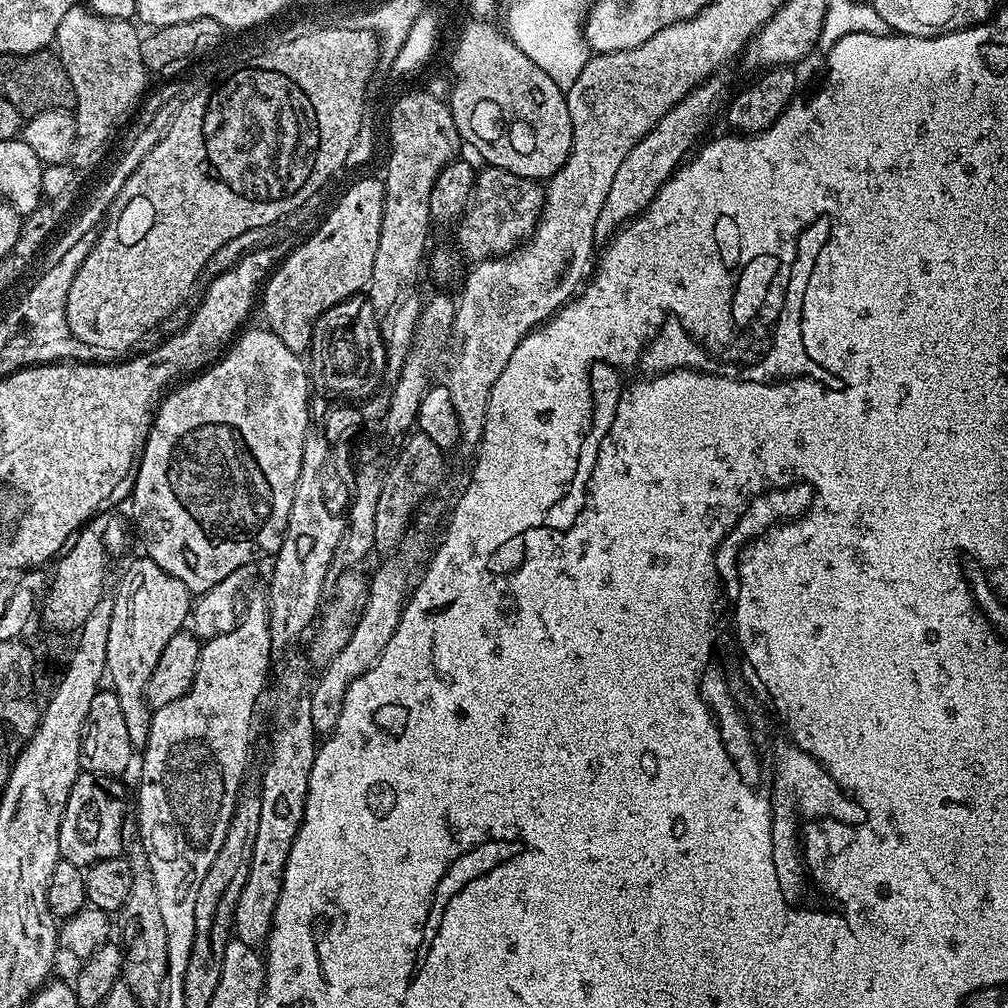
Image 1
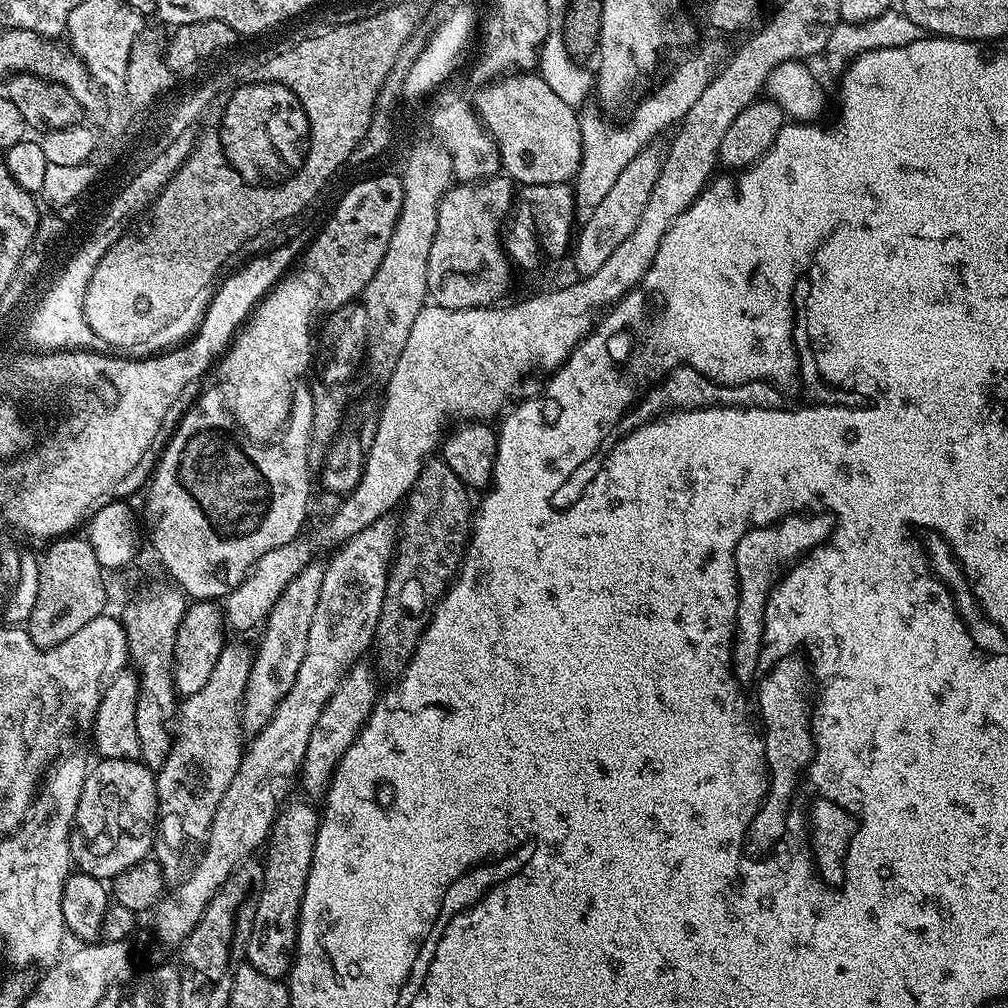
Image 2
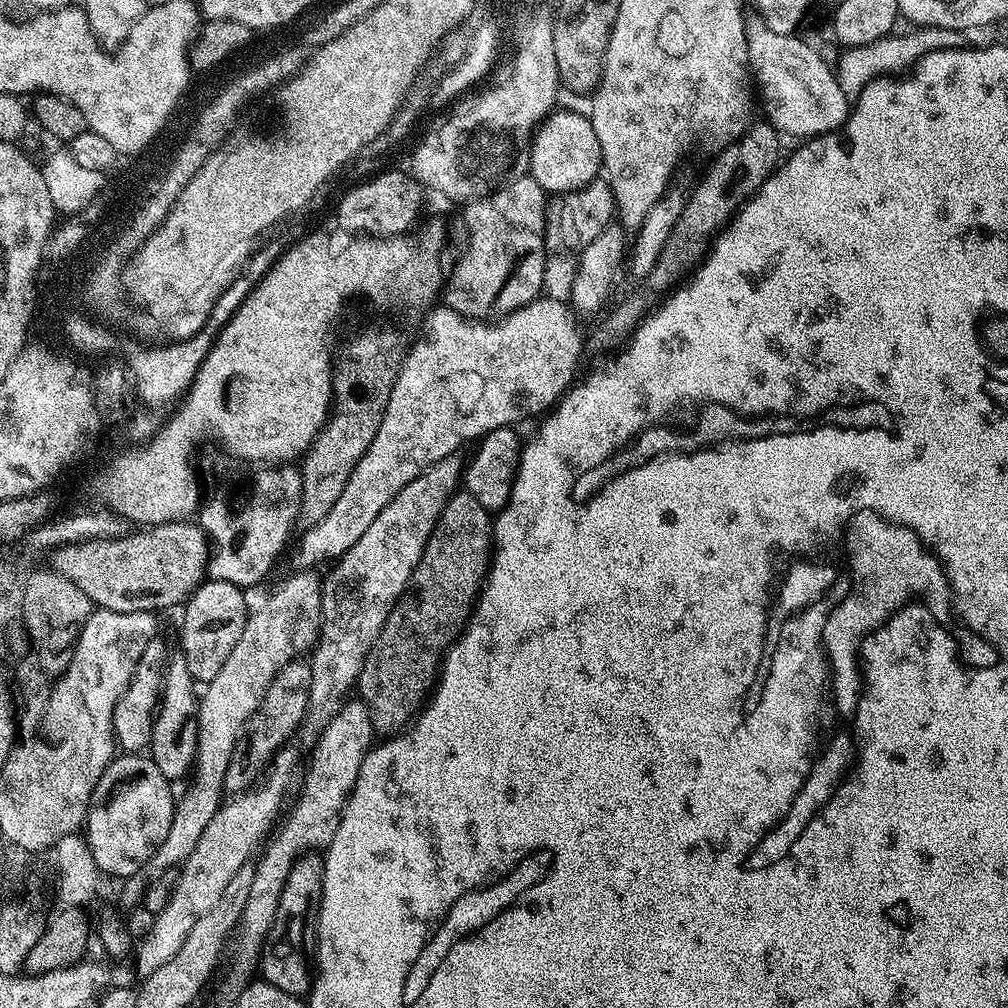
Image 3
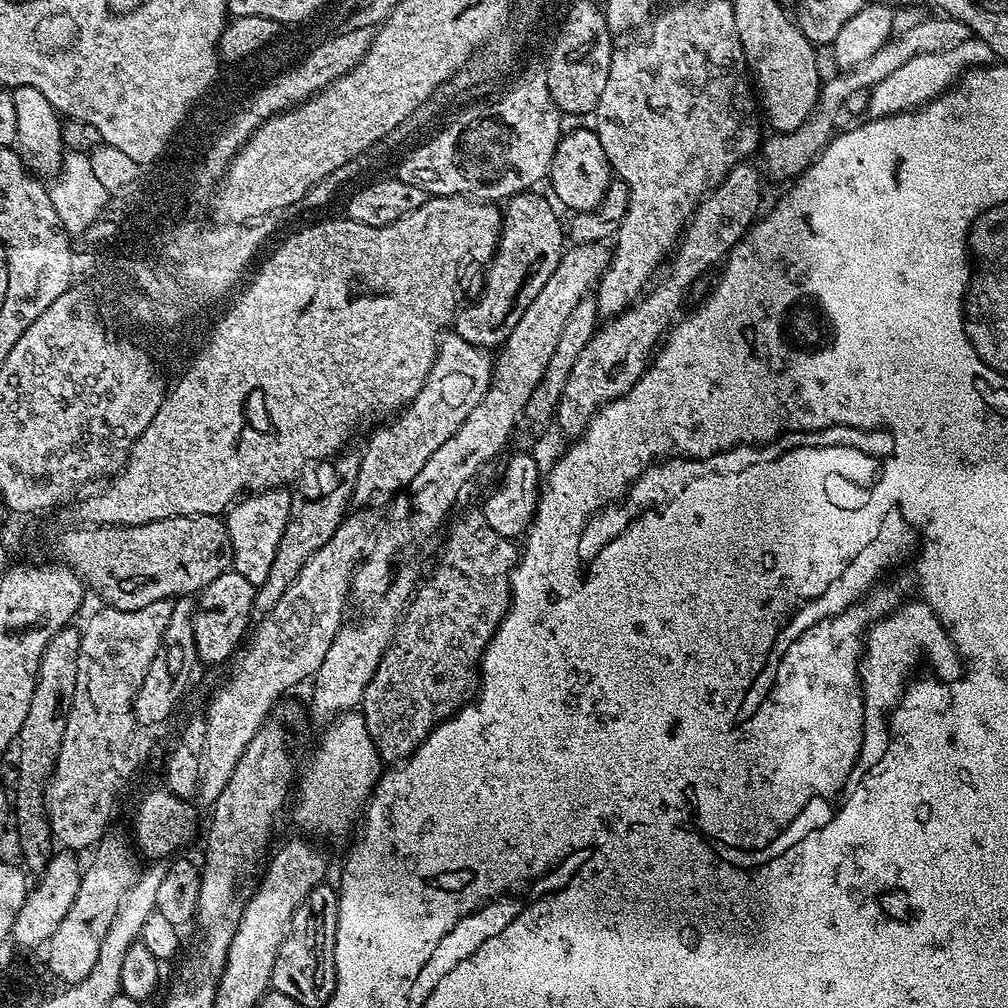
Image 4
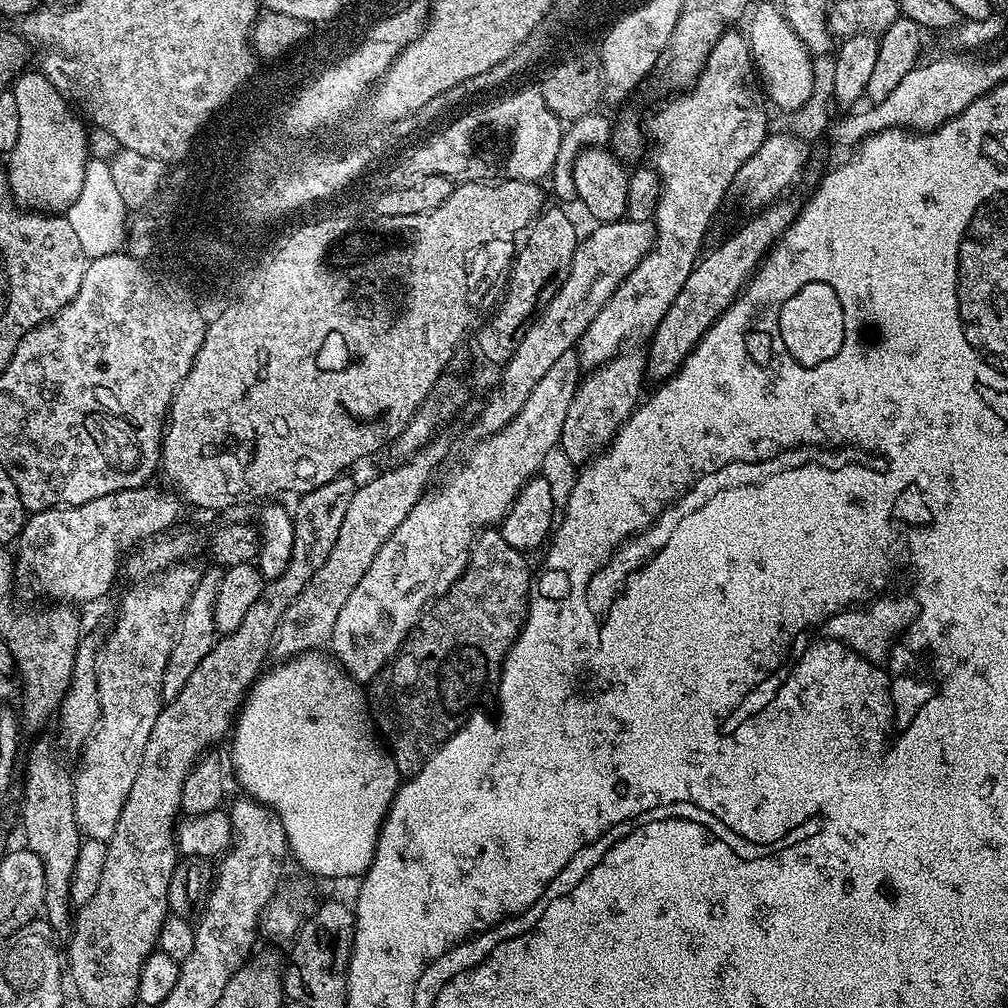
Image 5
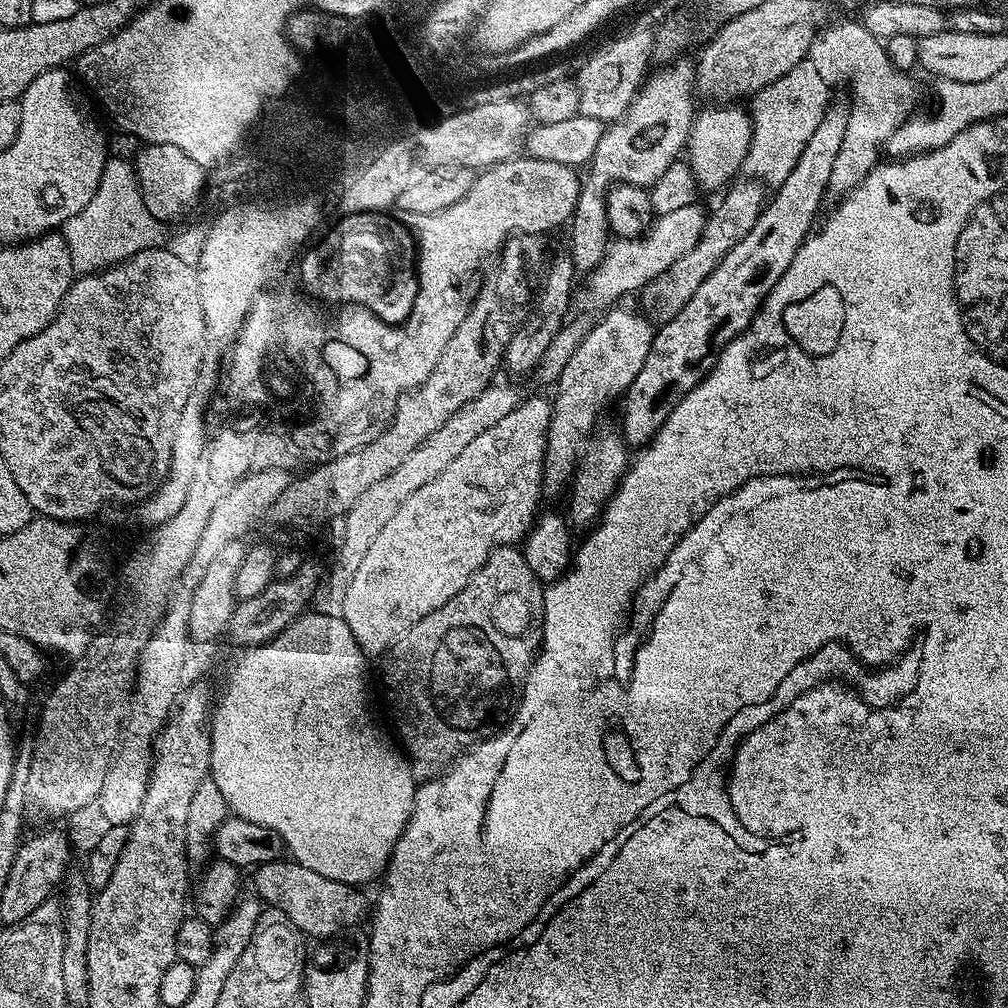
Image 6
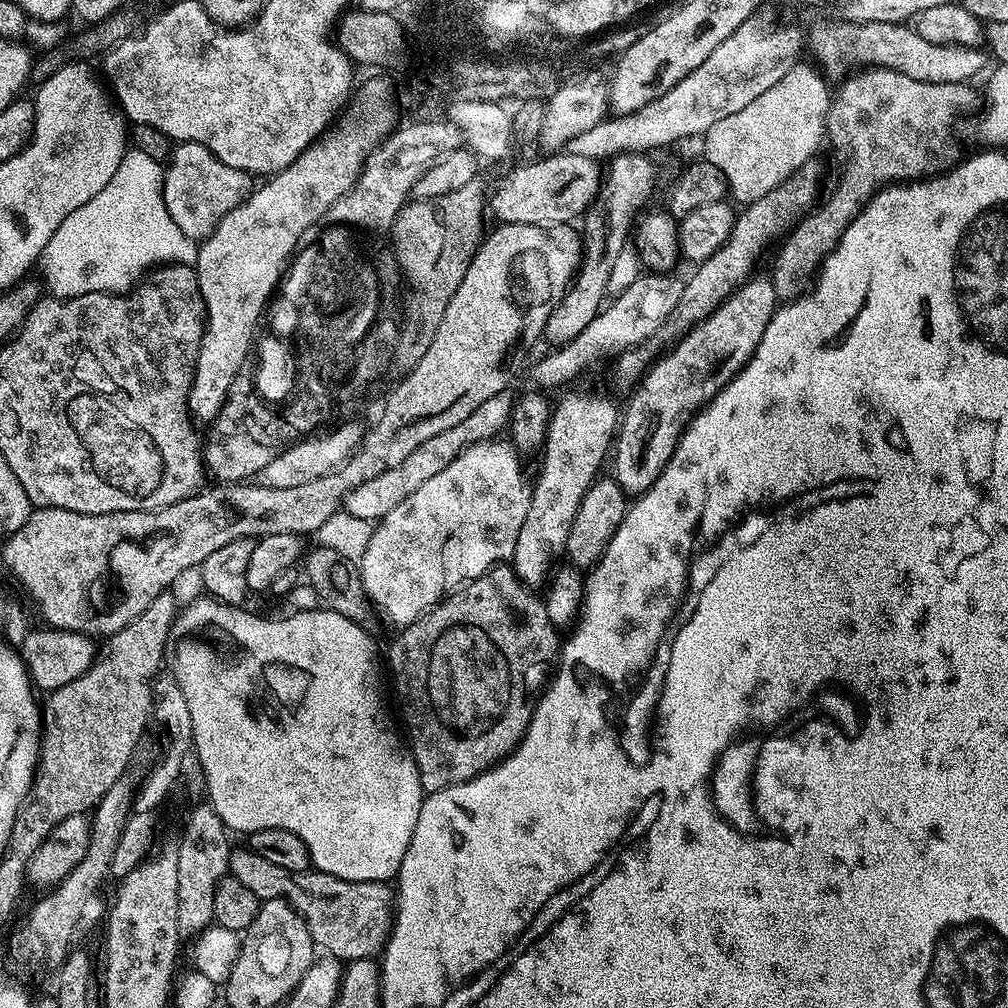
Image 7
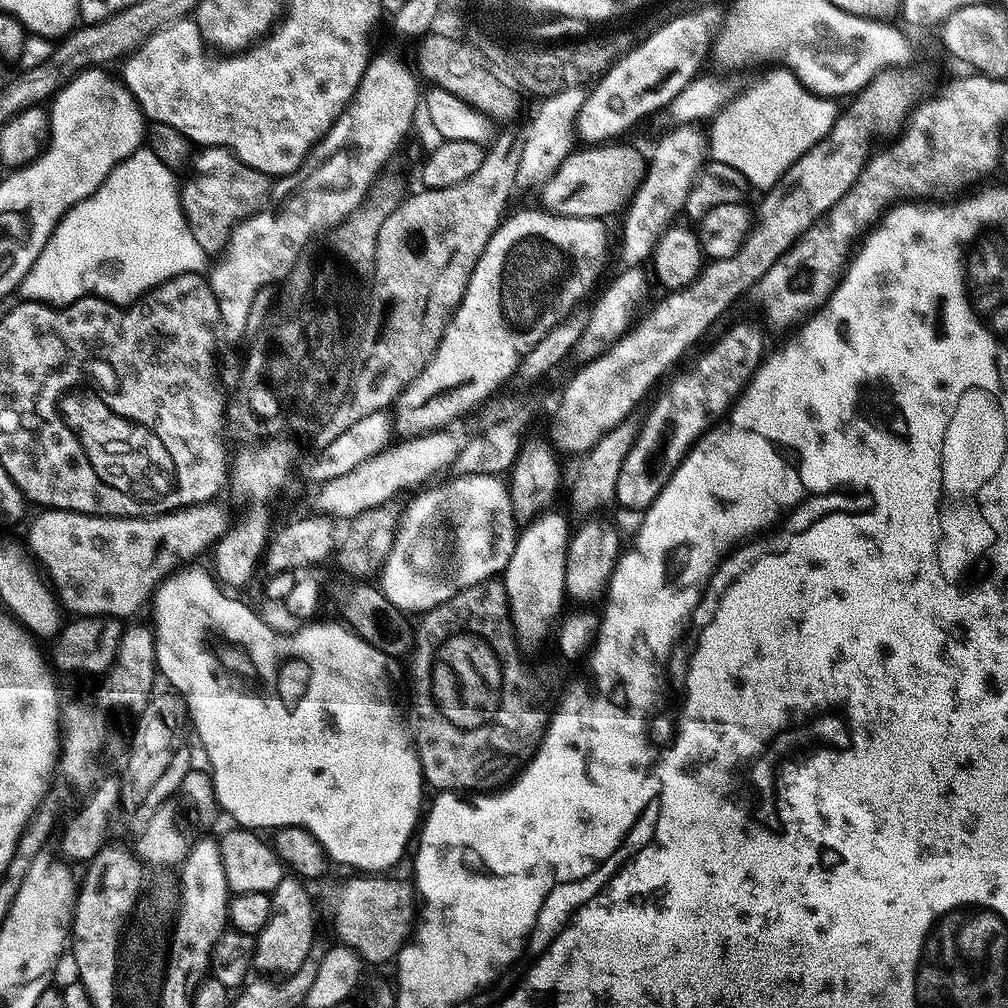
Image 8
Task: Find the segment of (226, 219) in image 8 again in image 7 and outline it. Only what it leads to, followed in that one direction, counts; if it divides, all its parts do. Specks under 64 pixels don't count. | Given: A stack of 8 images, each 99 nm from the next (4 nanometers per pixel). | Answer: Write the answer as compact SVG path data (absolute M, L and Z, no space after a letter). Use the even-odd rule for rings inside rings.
M181 141L170 155L163 182L163 201L171 220L191 240L202 242L227 212L245 201L254 188L251 173L226 166L201 143Z

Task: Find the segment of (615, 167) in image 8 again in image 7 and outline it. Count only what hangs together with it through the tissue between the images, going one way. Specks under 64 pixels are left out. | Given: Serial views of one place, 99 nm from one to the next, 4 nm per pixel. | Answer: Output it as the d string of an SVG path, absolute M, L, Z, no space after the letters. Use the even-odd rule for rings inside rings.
M567 151L561 156L548 156L545 160L536 160L533 164L524 164L513 172L508 172L490 192L490 212L497 216L500 224L525 224L526 226L542 226L552 228L555 224L571 225L579 221L588 207L600 195L602 168L597 161L590 158L578 158Z

